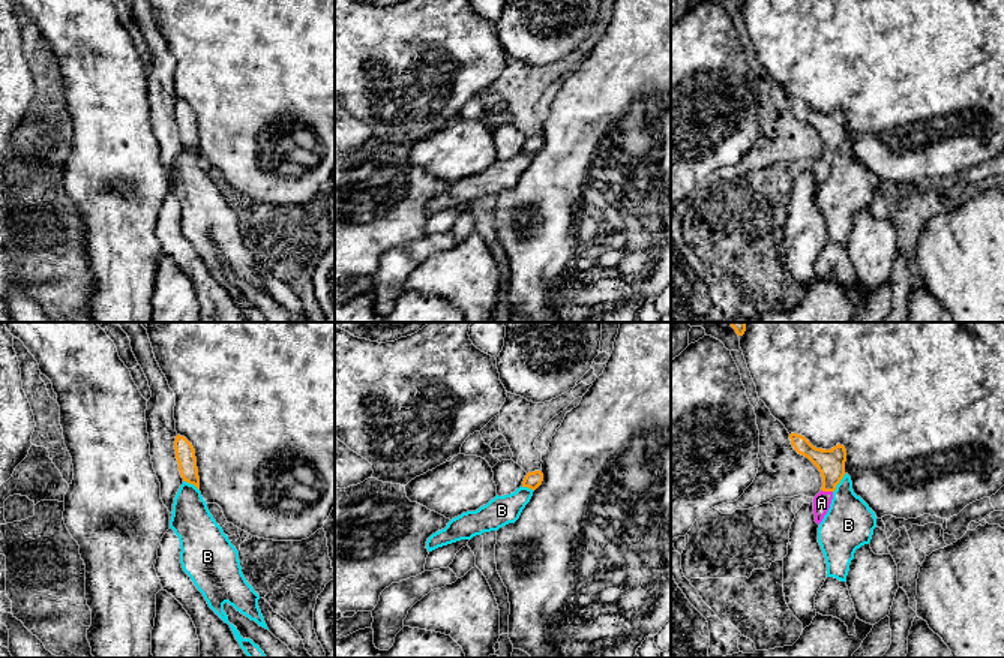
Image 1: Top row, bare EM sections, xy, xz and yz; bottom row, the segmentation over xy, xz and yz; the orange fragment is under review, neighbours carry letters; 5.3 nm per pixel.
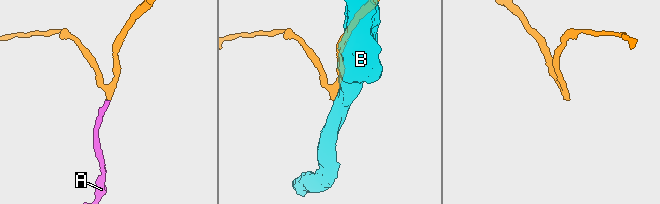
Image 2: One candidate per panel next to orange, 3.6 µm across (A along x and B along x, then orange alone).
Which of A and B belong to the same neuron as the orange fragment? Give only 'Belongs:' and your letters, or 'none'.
Belongs: A

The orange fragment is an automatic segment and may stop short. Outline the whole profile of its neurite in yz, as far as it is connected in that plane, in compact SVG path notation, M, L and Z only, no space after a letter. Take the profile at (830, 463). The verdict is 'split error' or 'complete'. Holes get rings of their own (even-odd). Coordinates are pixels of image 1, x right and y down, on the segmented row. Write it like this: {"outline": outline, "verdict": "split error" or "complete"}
{"outline": "M791 433L789 439L794 450L807 457L821 472L822 487L813 498L815 522L819 525L830 508L836 486L845 475L846 450L840 444L831 450L816 448L804 436L797 433Z", "verdict": "split error"}

